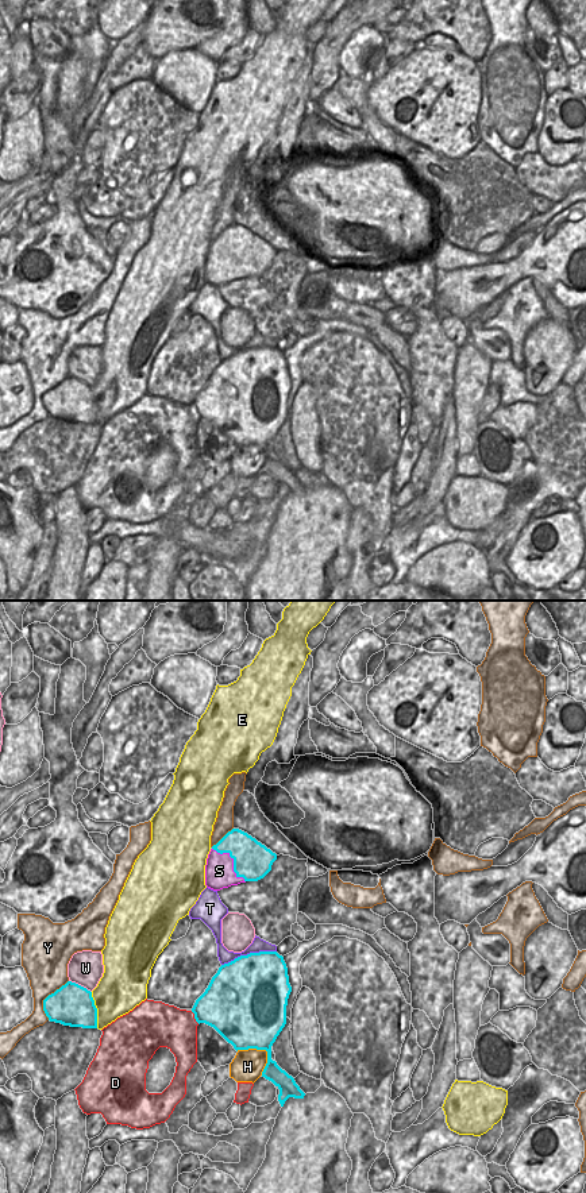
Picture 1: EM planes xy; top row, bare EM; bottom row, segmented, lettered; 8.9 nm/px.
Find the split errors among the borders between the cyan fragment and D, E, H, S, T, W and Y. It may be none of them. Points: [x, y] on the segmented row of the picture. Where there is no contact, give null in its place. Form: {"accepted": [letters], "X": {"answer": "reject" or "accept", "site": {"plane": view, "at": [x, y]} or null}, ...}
{"accepted": [], "D": {"answer": "reject", "site": {"plane": "xy", "at": [195, 1018]}}, "E": {"answer": "reject", "site": {"plane": "xy", "at": [96, 1010]}}, "H": {"answer": "reject", "site": {"plane": "xy", "at": [263, 1049]}}, "S": {"answer": "reject", "site": {"plane": "xy", "at": [234, 861]}}, "T": {"answer": "reject", "site": {"plane": "xy", "at": [250, 953]}}, "W": {"answer": "reject", "site": {"plane": "xy", "at": [80, 985]}}, "Y": {"answer": "reject", "site": {"plane": "xy", "at": [46, 997]}}}

